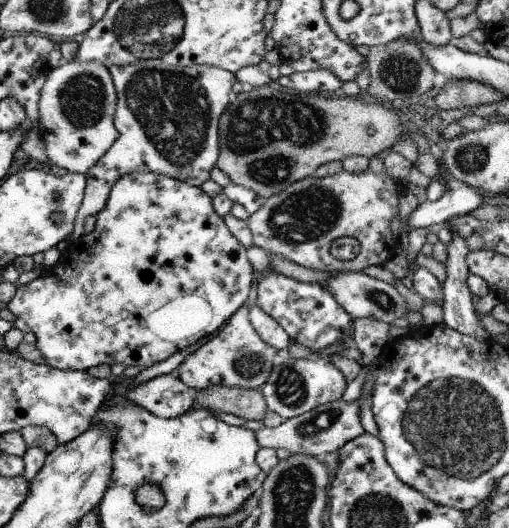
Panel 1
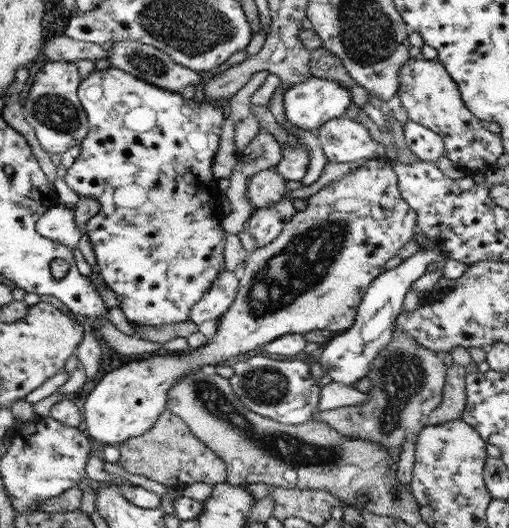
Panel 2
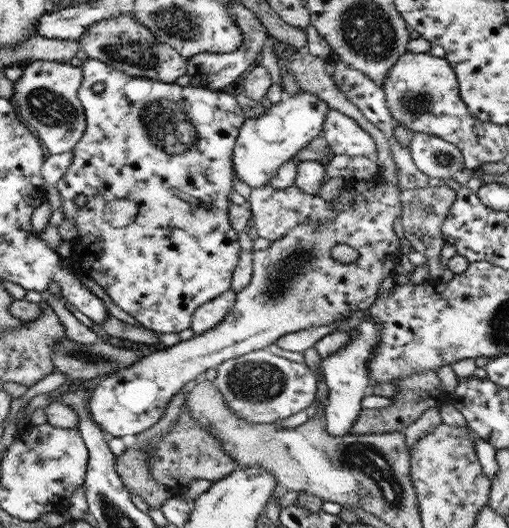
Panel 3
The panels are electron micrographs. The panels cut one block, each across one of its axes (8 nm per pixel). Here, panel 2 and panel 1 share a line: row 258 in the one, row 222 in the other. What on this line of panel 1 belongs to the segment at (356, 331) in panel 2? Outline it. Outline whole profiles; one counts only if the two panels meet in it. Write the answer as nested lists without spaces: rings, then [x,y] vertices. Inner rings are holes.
[[[447,176],[447,189],[436,202],[420,203],[407,219],[410,230],[434,225],[435,228],[450,220],[470,214],[483,204],[483,196],[478,189]]]

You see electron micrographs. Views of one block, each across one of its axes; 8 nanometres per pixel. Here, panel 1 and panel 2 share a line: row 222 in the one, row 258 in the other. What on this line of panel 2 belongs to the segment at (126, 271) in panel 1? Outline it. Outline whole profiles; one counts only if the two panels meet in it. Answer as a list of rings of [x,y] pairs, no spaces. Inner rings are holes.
[[[116,68],[98,70],[90,74],[79,86],[78,96],[83,104],[84,111],[88,112],[88,123],[91,124],[91,133],[79,145],[82,151],[77,161],[63,171],[65,183],[78,194],[79,198],[94,198],[100,203],[100,211],[96,216],[90,218],[86,224],[86,233],[93,244],[95,257],[97,260],[99,274],[104,282],[110,287],[117,298],[119,306],[123,310],[126,318],[139,325],[156,326],[166,324],[177,324],[188,319],[190,308],[194,306],[211,289],[213,283],[224,272],[224,230],[220,226],[220,193],[216,177],[212,172],[212,163],[216,156],[216,151],[220,147],[220,134],[226,116],[226,105],[223,101],[210,101],[200,99],[198,96],[193,100],[184,100],[181,94],[168,92],[166,89],[153,86],[144,82],[143,79],[135,78],[134,75],[127,74]]]

